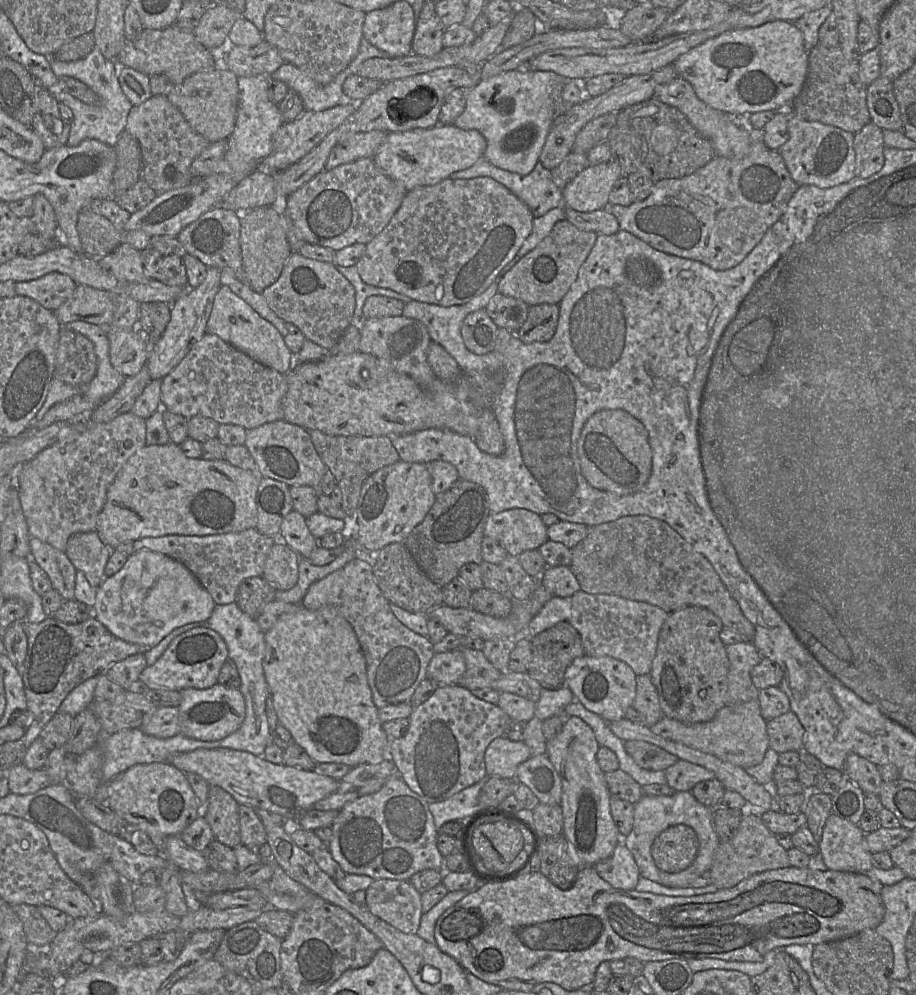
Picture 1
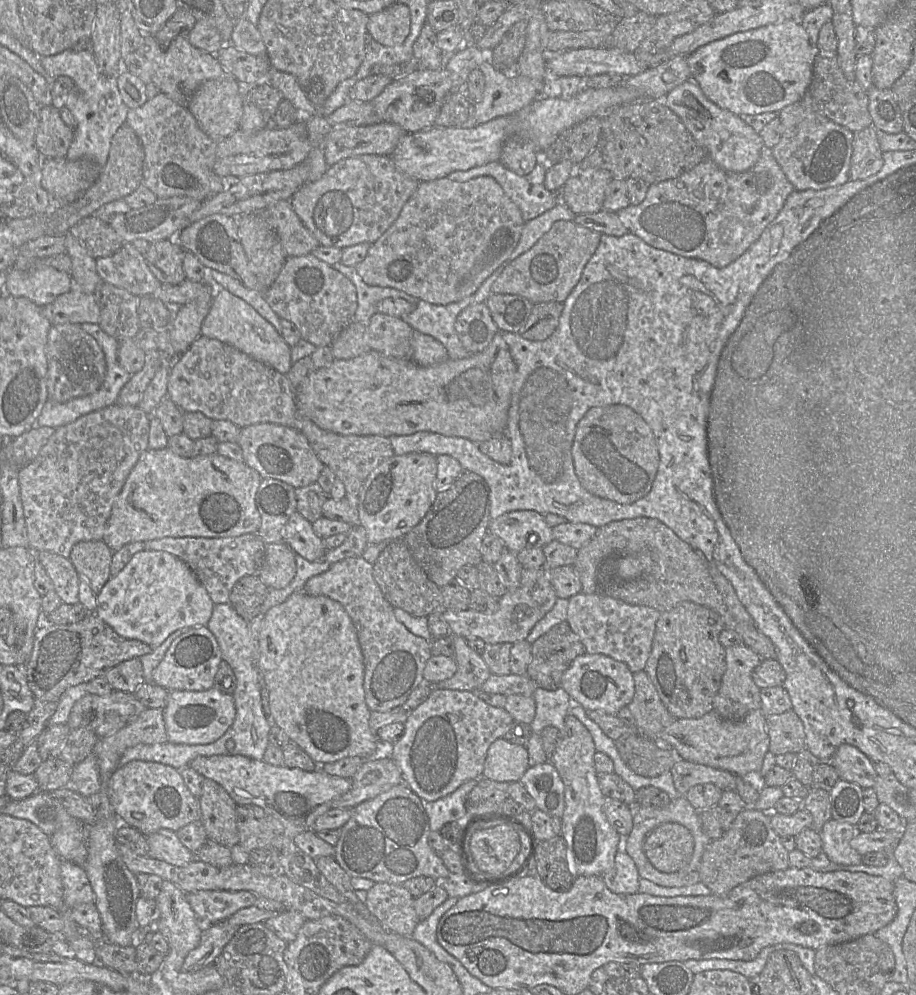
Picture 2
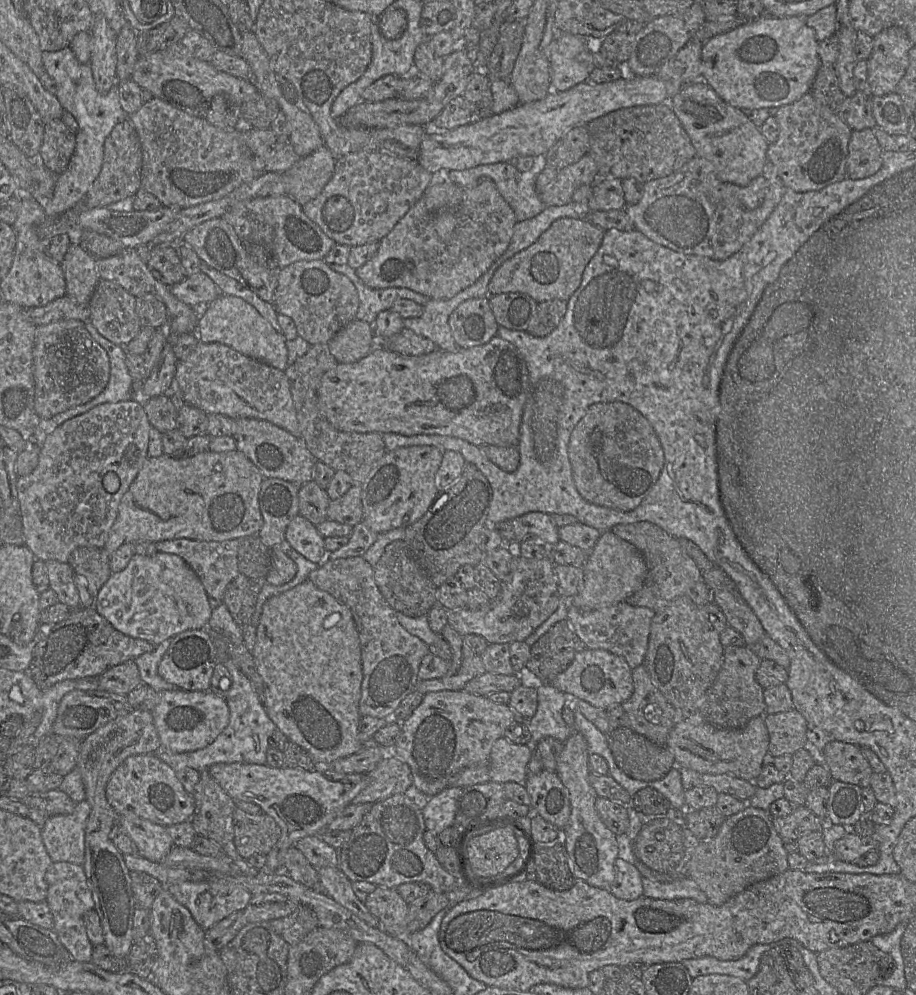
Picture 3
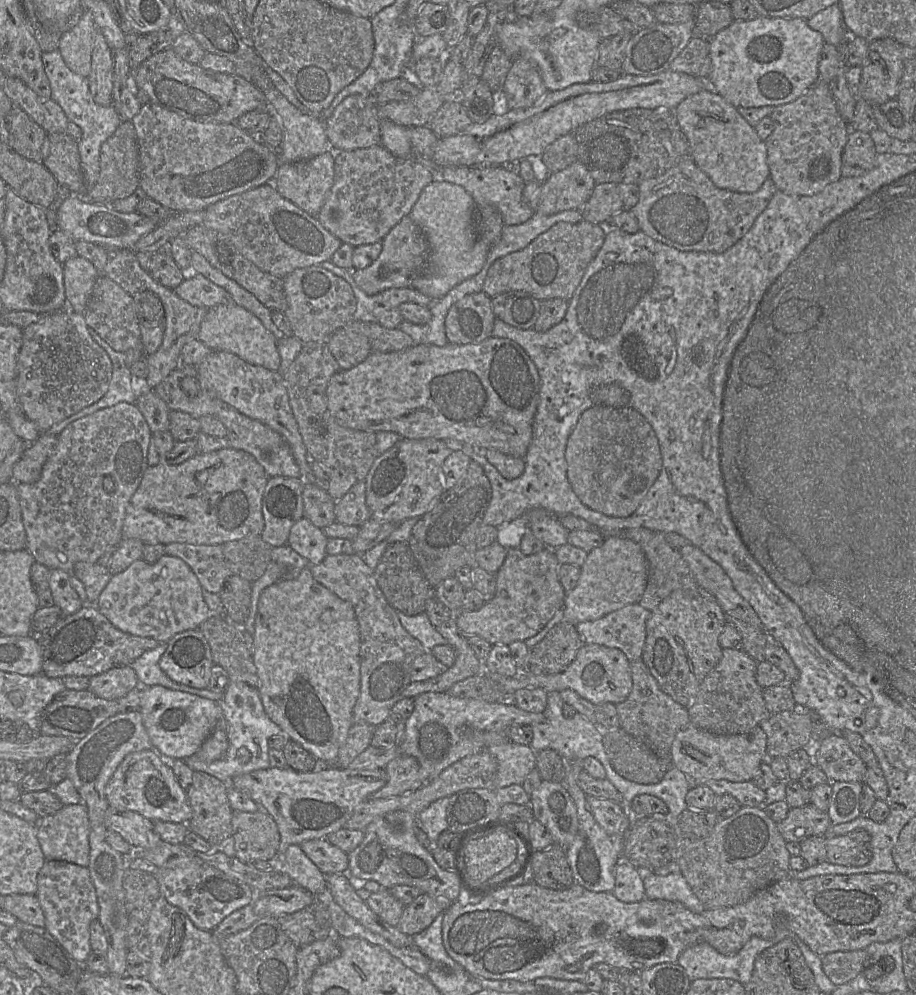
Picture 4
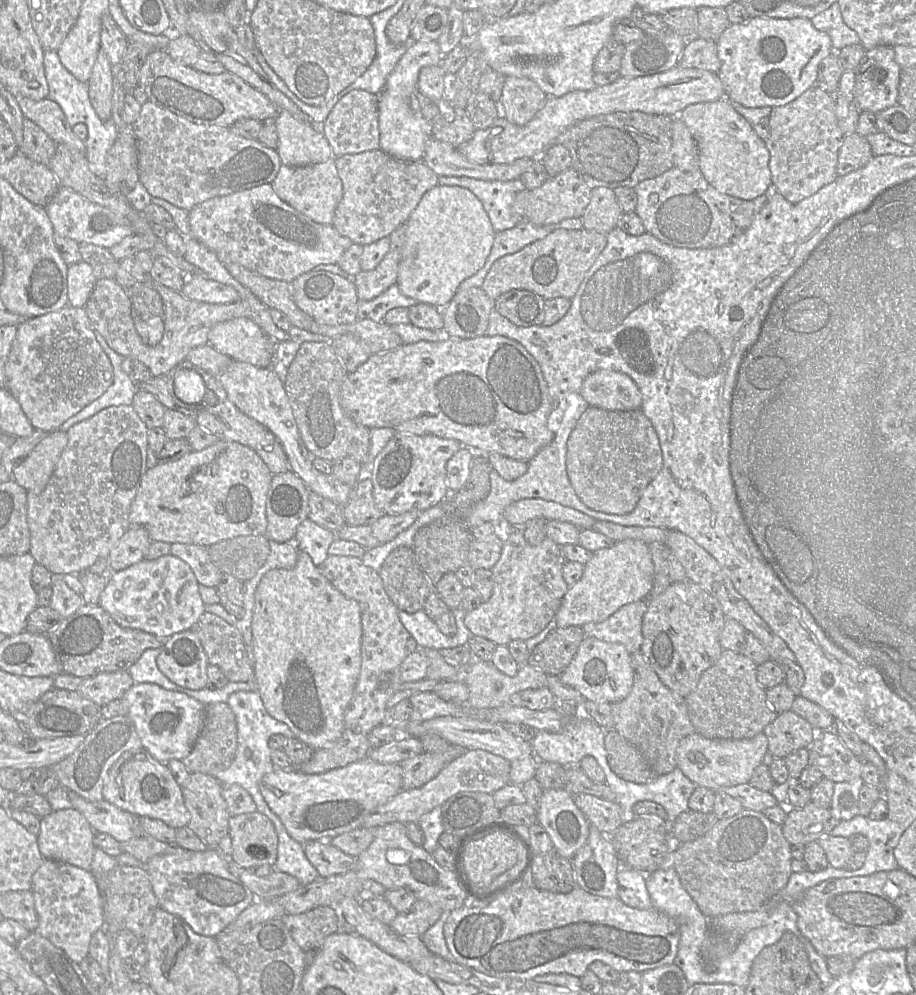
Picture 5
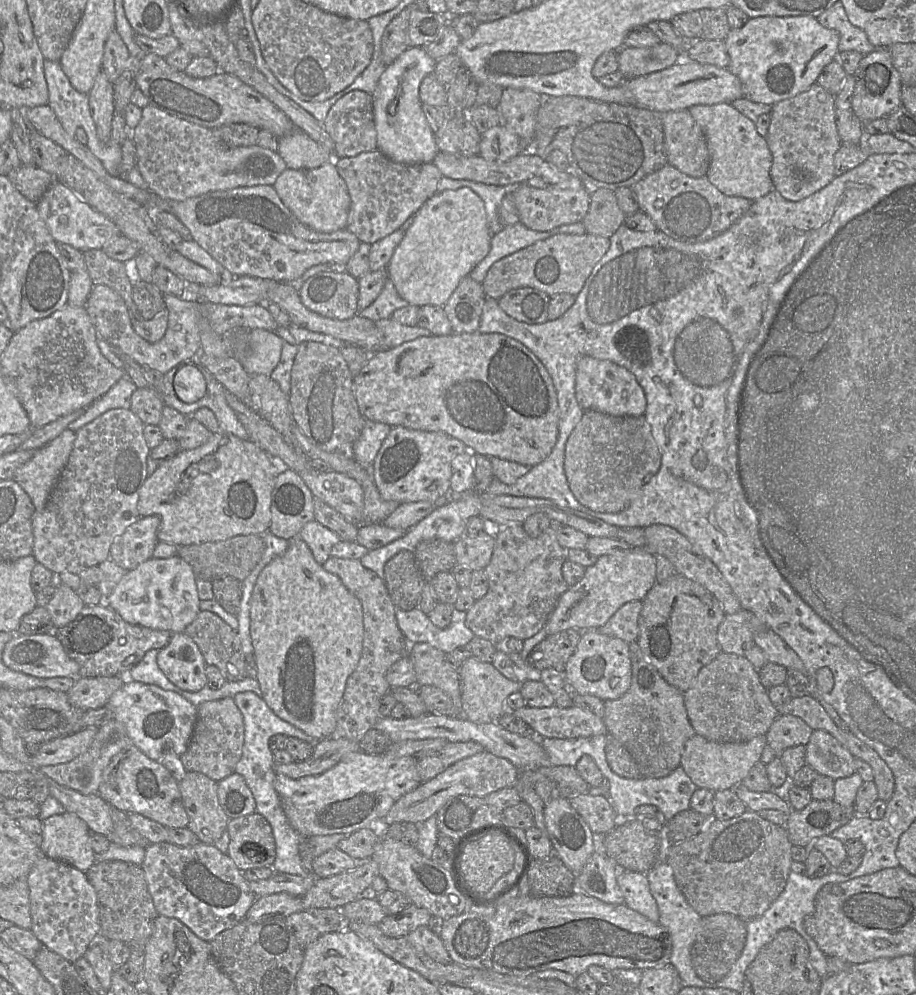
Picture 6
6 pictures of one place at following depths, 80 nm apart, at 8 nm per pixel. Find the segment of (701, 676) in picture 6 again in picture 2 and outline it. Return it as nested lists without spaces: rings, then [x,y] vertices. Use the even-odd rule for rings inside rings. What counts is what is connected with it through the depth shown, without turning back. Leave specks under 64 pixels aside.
[[[743,643],[725,648],[726,669],[713,702],[713,709],[722,718],[730,721],[742,720],[748,713],[762,707],[761,689],[753,680],[753,670],[760,664],[759,656]]]

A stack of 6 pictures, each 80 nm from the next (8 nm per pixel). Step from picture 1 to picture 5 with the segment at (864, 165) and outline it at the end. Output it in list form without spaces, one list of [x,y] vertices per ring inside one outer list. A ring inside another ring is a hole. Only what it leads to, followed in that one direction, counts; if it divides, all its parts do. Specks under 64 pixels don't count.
[[[857,132],[845,135],[838,151],[837,176],[844,176],[863,167],[872,156],[872,150],[866,137],[859,135]]]

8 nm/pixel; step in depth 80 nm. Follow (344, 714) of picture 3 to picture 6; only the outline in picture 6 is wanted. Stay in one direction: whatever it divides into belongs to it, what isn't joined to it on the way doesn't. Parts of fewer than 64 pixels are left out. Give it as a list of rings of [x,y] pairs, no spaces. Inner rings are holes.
[[[299,537],[289,541],[284,554],[260,572],[250,600],[250,634],[256,677],[262,698],[282,720],[302,730],[314,741],[329,738],[336,727],[336,711],[346,681],[355,670],[363,648],[363,608],[340,578],[318,564],[309,546]]]

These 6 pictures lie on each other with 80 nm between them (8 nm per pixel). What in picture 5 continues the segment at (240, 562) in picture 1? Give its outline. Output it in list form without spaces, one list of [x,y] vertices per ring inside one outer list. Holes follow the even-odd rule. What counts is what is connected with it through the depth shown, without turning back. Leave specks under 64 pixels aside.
[[[174,543],[171,544],[170,554],[186,562],[200,584],[216,587],[223,573],[211,561],[207,547],[204,545]]]

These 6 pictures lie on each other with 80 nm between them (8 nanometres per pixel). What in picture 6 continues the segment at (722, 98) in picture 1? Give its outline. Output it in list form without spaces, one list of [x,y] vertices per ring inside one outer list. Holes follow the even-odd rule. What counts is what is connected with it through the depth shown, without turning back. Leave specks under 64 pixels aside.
[[[812,16],[750,18],[743,27],[731,29],[724,42],[730,59],[728,69],[741,81],[744,98],[770,106],[809,89],[816,83],[823,68],[839,54],[839,33],[823,27]]]

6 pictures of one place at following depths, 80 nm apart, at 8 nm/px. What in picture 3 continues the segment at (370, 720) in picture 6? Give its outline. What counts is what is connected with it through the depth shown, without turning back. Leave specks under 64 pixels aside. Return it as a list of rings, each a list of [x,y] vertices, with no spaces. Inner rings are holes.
[[[362,556],[330,559],[326,557],[308,579],[347,605],[359,633],[363,680],[359,712],[362,717],[391,719],[401,701],[415,691],[418,671],[429,646],[410,634],[398,621],[396,611],[387,603],[375,580],[374,567]]]

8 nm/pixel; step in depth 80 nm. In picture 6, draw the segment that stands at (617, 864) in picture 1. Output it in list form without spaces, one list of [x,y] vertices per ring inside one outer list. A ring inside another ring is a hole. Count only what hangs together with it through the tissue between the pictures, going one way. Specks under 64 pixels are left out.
[[[620,871],[617,884],[625,898],[625,905],[652,922],[659,922],[657,903],[650,892],[646,873]]]

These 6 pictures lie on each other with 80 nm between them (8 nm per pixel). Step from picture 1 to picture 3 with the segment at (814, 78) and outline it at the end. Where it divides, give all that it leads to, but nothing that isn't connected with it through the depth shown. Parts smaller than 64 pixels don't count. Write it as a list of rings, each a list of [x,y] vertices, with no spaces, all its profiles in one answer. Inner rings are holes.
[[[820,66],[810,93],[834,112],[852,131],[875,126],[870,94],[856,91],[852,96],[844,95],[839,87],[834,66]]]

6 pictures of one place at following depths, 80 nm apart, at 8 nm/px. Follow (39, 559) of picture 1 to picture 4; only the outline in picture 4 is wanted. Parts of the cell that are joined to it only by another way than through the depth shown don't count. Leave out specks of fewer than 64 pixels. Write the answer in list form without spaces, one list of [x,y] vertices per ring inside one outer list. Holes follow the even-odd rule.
[[[61,569],[50,570],[49,588],[52,592],[54,605],[58,606],[65,616],[77,612],[83,602],[70,583],[71,573]]]

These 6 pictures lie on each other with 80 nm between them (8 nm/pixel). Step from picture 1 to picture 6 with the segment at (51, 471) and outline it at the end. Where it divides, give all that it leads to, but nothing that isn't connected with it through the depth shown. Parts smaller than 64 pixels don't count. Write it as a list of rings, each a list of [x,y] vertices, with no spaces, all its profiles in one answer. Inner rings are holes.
[[[114,408],[104,412],[93,421],[87,423],[76,431],[76,438],[67,464],[61,472],[59,480],[53,488],[46,506],[40,511],[35,510],[32,516],[32,531],[34,537],[33,556],[38,563],[42,564],[55,575],[59,575],[62,572],[80,574],[85,569],[99,565],[101,562],[110,557],[110,547],[114,539],[121,535],[128,526],[132,525],[139,519],[140,515],[137,510],[137,504],[140,488],[142,487],[145,479],[148,477],[146,463],[151,450],[143,435],[144,425],[145,424],[131,411],[130,408]]]

